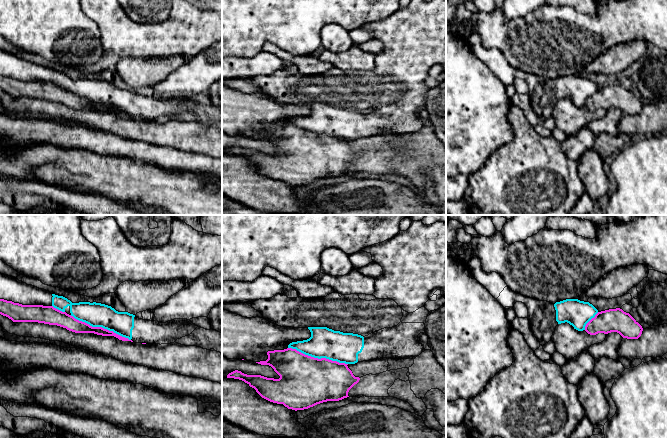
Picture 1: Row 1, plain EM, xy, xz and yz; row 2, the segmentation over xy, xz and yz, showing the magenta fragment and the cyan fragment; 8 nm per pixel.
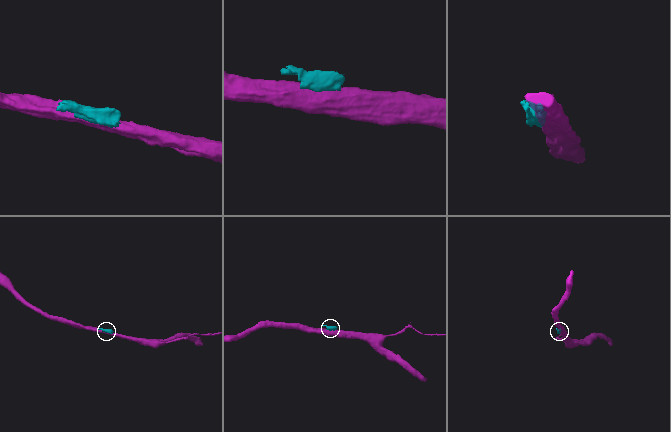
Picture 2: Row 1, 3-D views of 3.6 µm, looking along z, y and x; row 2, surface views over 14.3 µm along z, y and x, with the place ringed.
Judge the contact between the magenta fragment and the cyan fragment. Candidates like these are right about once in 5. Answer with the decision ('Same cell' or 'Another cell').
Another cell

